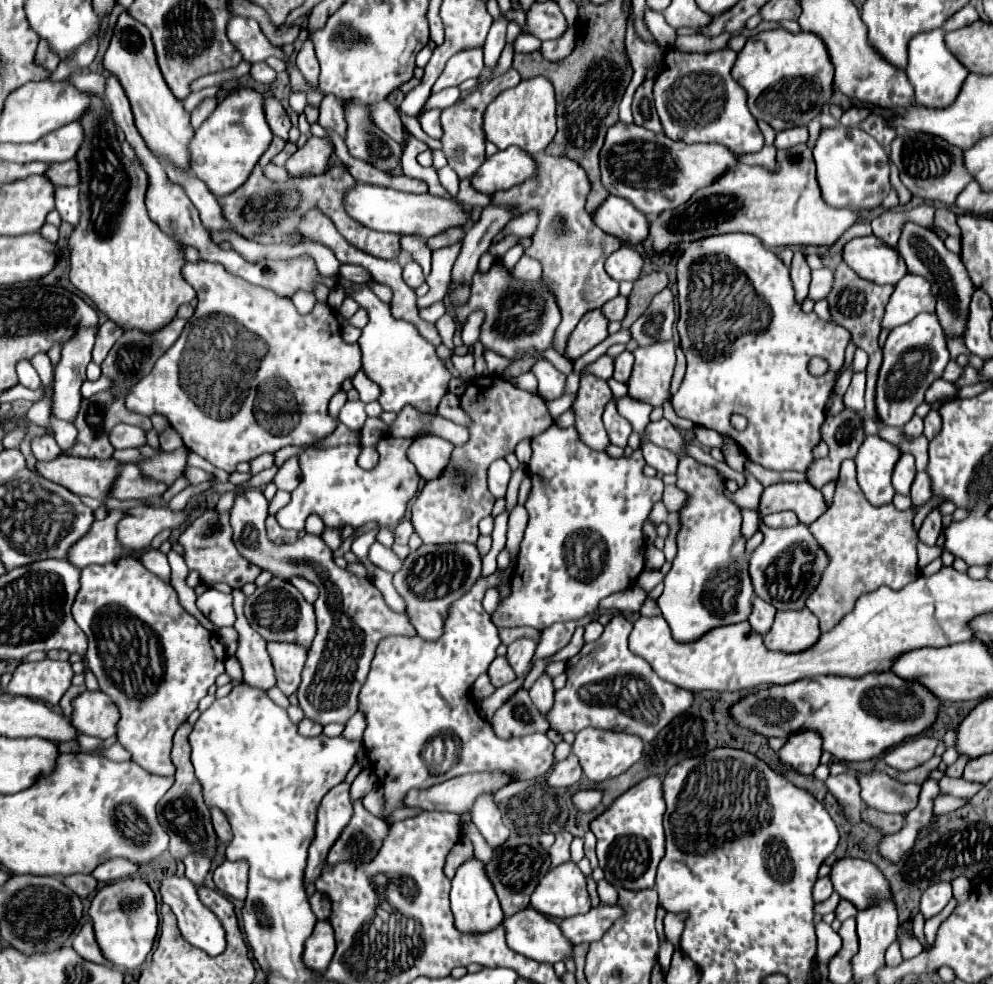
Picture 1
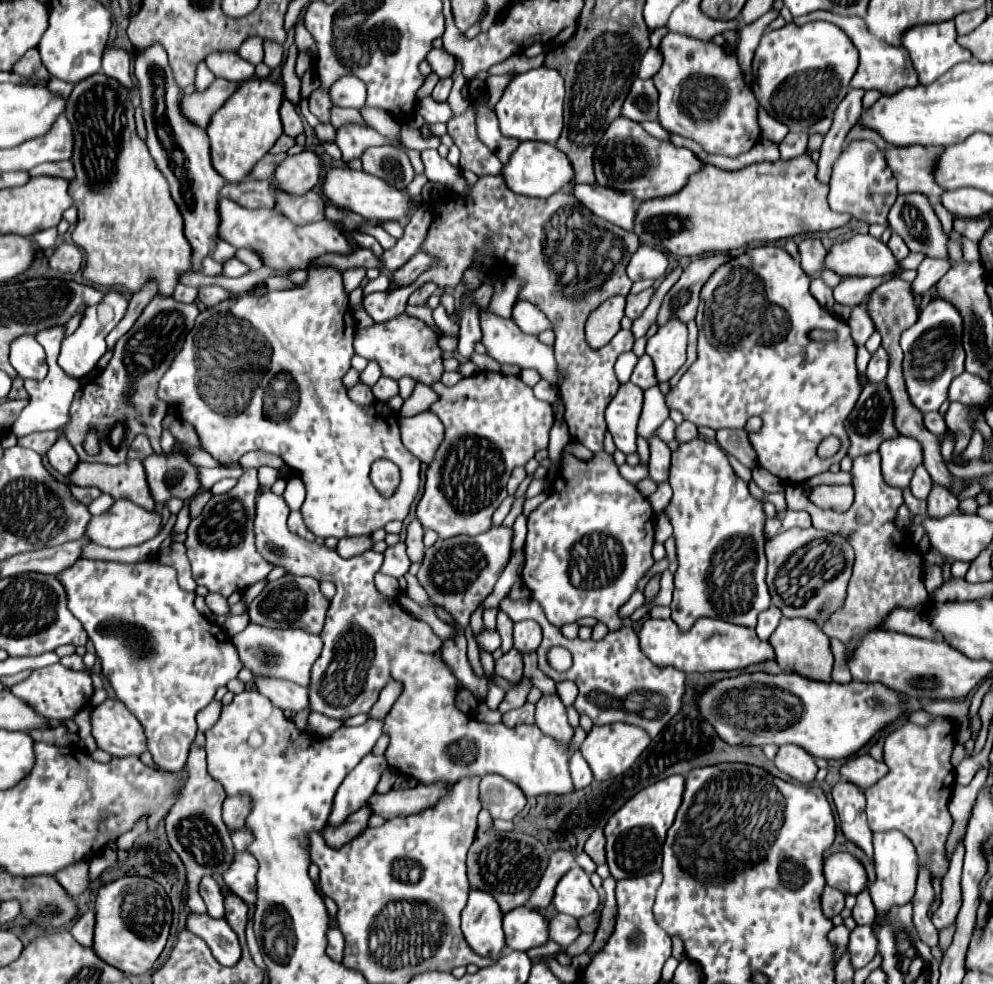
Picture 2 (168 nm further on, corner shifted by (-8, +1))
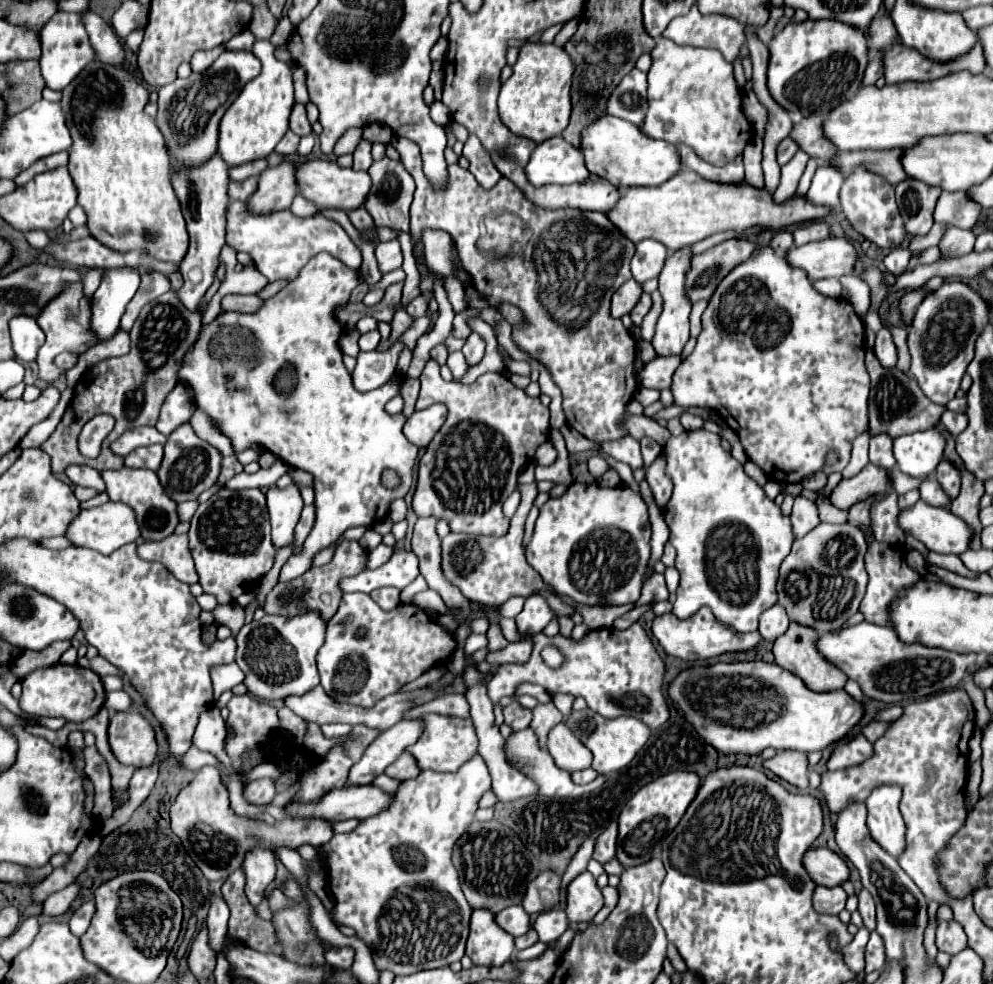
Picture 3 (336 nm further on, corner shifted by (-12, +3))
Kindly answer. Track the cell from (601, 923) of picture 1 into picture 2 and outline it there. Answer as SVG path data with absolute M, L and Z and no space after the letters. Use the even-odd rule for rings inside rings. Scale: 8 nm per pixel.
M556 913L550 919L550 941L556 941L558 945L568 947L578 935L580 935L580 929L578 929L578 921L574 917Z

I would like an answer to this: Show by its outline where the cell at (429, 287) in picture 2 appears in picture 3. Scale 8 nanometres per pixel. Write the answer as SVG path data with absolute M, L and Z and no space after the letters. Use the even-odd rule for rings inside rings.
M418 295L416 299L410 301L410 305L408 305L406 311L408 311L414 319L418 319L418 317L422 317L422 315L428 311L428 301L426 301L422 295Z

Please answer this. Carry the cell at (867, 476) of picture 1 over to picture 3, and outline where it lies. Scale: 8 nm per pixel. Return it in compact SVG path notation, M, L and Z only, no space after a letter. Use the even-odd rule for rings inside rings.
M936 429L918 431L894 439L894 459L902 473L910 477L926 477L934 473L942 461L944 437Z

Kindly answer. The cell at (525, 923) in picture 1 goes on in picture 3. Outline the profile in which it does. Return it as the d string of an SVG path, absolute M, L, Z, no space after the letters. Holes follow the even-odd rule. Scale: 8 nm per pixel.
M512 905L510 909L498 913L498 925L502 925L502 929L508 931L512 937L522 937L532 927L530 915L520 905Z

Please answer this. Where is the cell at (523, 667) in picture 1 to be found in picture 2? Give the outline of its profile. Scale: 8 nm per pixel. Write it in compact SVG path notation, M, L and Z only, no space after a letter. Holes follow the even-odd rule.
M534 621L514 623L514 647L518 651L536 651L542 641L542 631Z

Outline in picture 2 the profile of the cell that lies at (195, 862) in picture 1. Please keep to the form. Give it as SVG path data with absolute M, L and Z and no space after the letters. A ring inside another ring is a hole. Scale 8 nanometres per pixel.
M204 877L200 883L200 895L208 907L208 915L214 919L224 917L224 895L212 877Z

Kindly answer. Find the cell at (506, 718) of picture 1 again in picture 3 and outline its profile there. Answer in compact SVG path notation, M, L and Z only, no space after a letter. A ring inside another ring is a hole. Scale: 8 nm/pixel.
M518 701L504 707L504 723L510 725L514 731L520 731L520 729L526 729L528 723L532 719L532 711L522 707Z

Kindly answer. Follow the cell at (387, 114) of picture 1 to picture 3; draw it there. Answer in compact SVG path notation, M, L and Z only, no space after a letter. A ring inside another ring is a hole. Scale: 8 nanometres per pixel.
M246 29L246 31L238 33L238 37L232 37L224 47L232 49L232 51L252 51L254 41L256 41L256 37Z

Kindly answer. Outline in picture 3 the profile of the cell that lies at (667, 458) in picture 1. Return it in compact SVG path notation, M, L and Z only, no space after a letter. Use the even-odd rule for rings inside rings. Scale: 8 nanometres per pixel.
M660 453L656 457L656 461L650 467L646 467L646 479L648 479L648 485L654 493L658 507L662 509L666 505L666 501L670 499L670 493L672 493L670 477L666 475L666 455L664 453Z

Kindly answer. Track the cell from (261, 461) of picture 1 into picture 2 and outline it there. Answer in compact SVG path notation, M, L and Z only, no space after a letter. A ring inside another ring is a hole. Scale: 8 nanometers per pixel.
M246 469L238 485L224 495L214 495L200 515L196 515L186 531L186 553L192 563L192 575L198 585L204 585L210 593L230 597L234 591L244 591L248 585L266 579L274 569L266 563L254 545L254 507L258 497L256 469Z

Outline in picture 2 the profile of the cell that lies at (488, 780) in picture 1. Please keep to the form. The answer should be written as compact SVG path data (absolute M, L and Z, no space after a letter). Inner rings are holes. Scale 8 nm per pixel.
M442 783L432 785L416 785L414 789L390 789L388 793L374 793L366 807L384 819L394 819L402 815L420 813L426 807L436 805L446 787Z

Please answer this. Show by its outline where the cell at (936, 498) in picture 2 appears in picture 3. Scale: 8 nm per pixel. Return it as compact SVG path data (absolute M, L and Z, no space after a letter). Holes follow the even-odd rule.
M940 461L940 465L936 467L936 479L950 499L958 497L960 477L958 477L958 469L954 469L954 465L948 465L948 461Z

